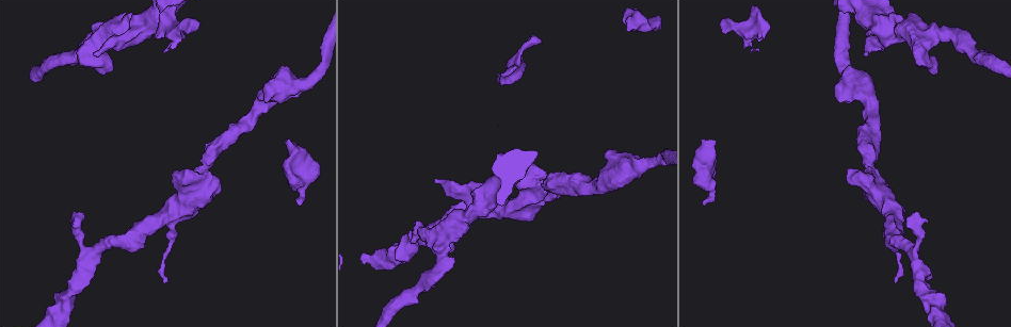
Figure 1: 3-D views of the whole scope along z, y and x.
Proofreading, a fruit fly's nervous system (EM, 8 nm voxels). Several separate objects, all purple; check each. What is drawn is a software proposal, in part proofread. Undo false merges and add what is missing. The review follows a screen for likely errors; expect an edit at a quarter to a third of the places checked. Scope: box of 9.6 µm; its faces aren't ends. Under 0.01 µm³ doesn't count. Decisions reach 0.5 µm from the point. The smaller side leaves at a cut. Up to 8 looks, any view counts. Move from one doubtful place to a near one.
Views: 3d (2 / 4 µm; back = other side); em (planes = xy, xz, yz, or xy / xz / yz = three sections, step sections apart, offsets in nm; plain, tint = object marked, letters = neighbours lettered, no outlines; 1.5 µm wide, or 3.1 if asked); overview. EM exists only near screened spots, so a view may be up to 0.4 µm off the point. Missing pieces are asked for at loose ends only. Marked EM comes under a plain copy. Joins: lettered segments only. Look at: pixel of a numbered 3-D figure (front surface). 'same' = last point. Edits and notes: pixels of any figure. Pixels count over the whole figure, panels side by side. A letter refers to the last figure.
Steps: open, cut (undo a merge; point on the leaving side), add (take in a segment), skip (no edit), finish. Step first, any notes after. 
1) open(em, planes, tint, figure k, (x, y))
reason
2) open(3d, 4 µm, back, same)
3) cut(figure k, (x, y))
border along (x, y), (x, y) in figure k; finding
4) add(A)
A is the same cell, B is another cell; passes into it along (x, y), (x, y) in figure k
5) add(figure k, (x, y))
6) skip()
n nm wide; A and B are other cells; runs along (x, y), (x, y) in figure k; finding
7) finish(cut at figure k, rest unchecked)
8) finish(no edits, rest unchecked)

open(3d, 2 µm, back, figure 1, (704, 201))
an open end

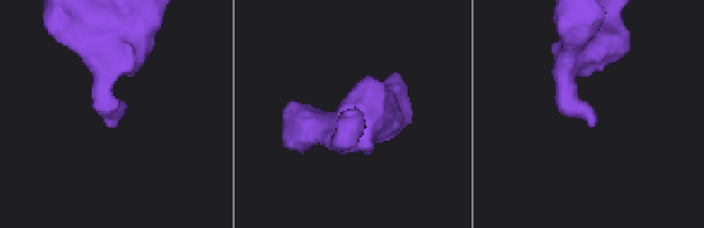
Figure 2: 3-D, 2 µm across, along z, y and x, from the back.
open(em, planes, letters, figure 2, (357, 111))

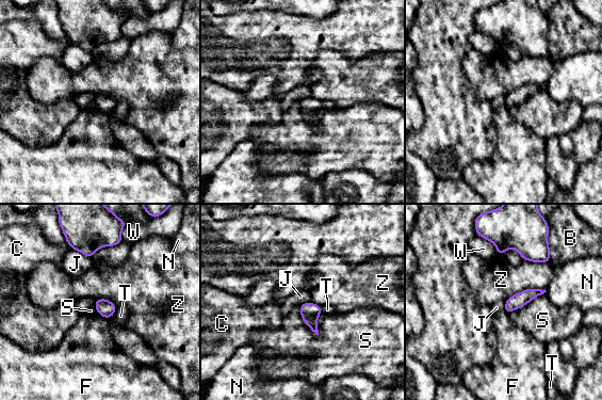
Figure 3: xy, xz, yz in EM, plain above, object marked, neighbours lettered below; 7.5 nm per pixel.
skip()
Z touches over 320 nm; B, C, F, J, N, S, T, W and Z are other cells; no lettered segment goes on from it

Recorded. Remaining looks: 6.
open(3d, 4 µm, figure 1, (539, 42))
an open end

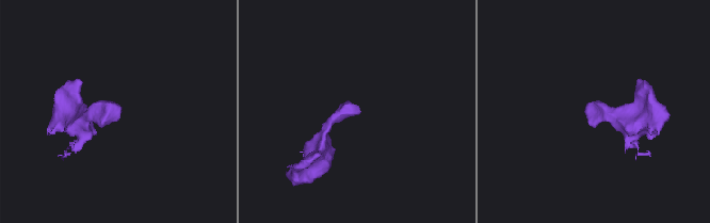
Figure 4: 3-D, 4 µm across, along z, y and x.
open(em, yz, step 8, letters, figure 4, (121, 107))
now the EM

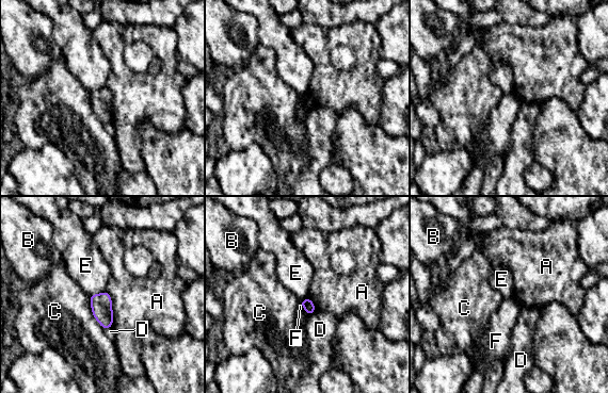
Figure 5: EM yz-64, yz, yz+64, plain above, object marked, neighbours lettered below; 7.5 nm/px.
skip()
A, B, C, D, E and F are other cells; border along (105, 290), (90, 296) in figure 5; none of them fits

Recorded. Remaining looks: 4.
open(3d, 4 µm, figure 1, (93, 54))
an open end

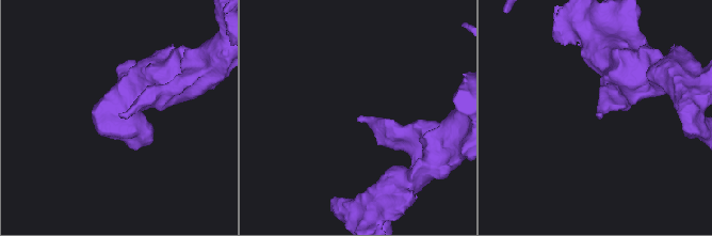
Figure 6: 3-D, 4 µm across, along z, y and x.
open(em, xz, step 4, letters, figure 6, (600, 117))
shape alone is not enough

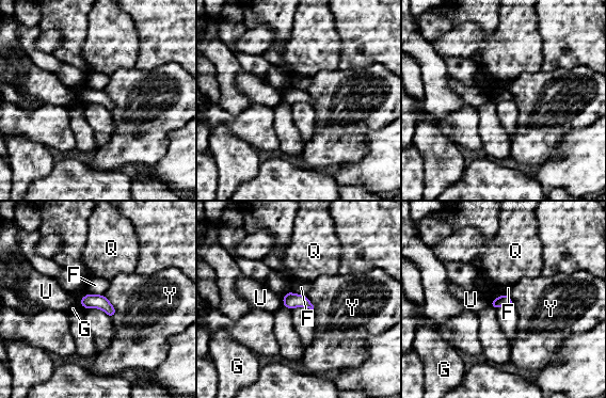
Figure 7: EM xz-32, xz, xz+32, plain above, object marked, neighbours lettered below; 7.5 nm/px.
skip()
Y touches over 200 nm; F, G, Q, U and Y are other cells; border along (504, 292), (489, 304) in figure 7; none of them fits

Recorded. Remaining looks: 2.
finish(no edits, rest unchecked)

